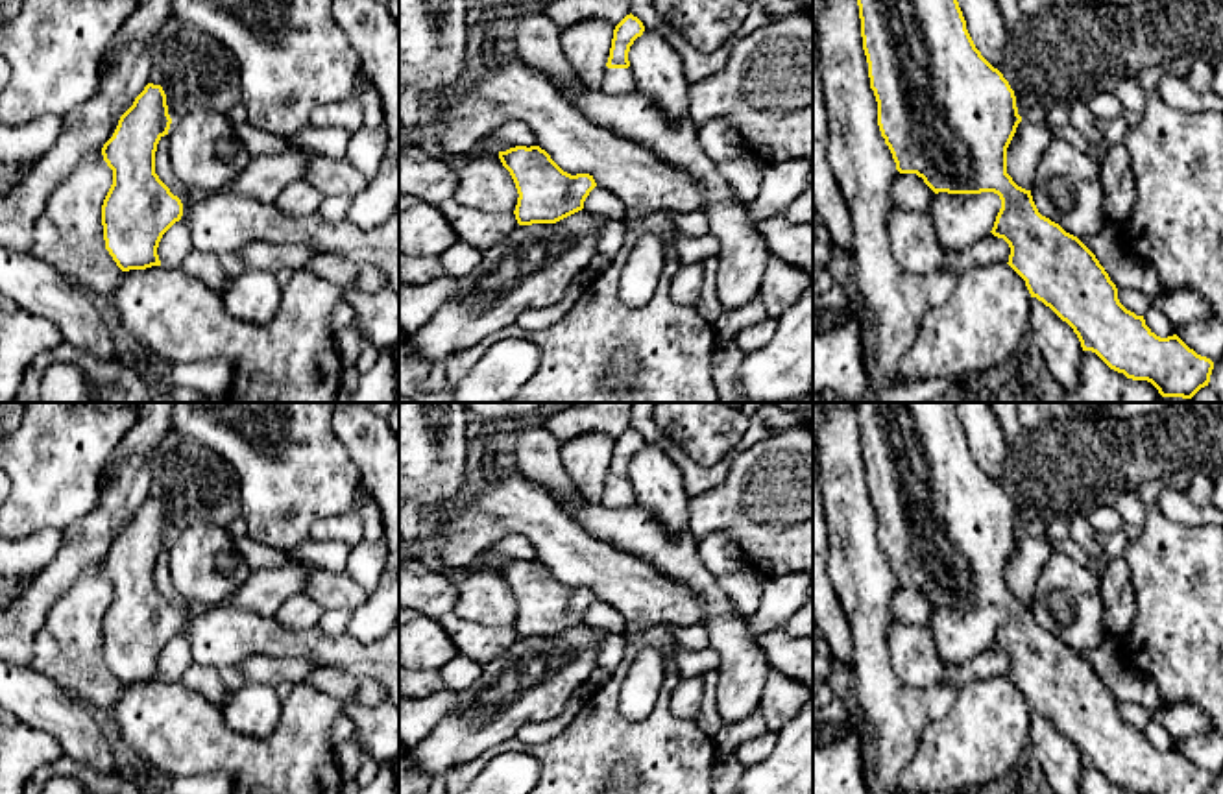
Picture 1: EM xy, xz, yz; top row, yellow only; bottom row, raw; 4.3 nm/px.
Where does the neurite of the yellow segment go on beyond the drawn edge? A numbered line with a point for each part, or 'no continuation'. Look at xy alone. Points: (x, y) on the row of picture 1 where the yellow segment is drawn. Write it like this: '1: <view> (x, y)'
1: xy (263, 178)

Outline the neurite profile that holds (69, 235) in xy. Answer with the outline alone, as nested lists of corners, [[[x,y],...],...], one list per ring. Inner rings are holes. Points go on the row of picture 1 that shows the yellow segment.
[[[102,150],[81,157],[52,190],[35,223],[31,251],[92,299],[113,299],[122,270],[105,249],[102,205],[113,170]]]

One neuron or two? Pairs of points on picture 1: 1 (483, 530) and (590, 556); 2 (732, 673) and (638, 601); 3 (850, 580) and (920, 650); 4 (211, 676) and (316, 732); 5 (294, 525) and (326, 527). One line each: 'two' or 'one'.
1: one
2: two
3: two
4: two
5: two

